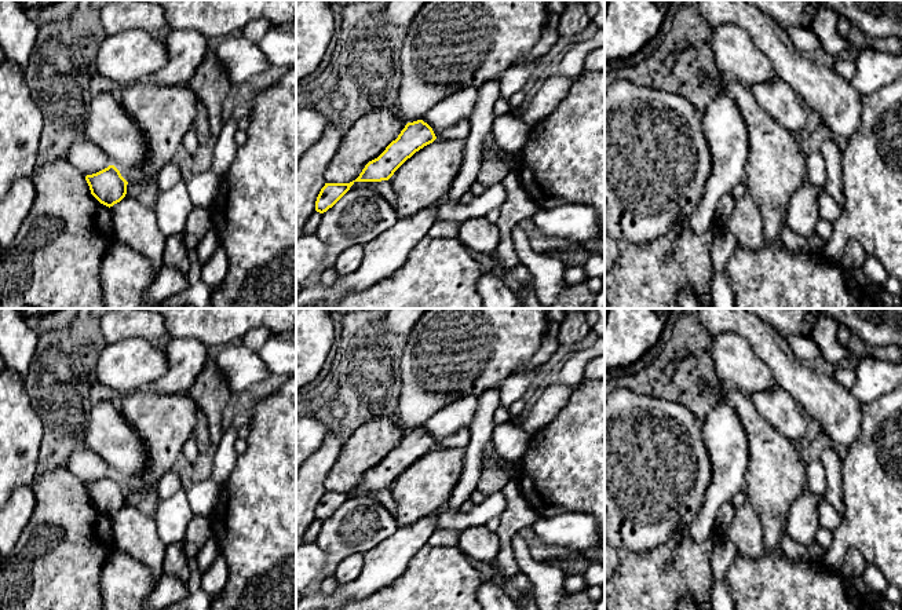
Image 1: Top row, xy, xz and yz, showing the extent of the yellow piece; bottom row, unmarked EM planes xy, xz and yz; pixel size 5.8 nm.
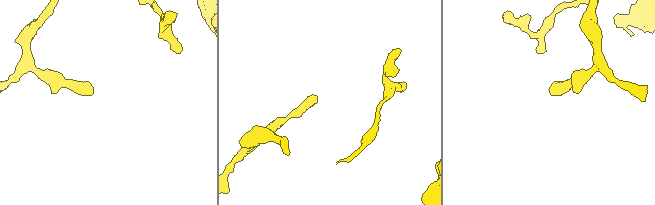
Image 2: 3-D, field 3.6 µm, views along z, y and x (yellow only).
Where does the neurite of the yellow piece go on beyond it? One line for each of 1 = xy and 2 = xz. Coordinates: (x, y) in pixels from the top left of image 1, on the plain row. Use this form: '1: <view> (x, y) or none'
1: none
2: none

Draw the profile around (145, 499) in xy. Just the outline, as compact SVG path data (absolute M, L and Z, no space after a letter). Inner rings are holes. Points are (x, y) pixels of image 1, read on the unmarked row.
M157 486L136 487L127 493L127 503L140 509L145 515L153 518L160 501Z

